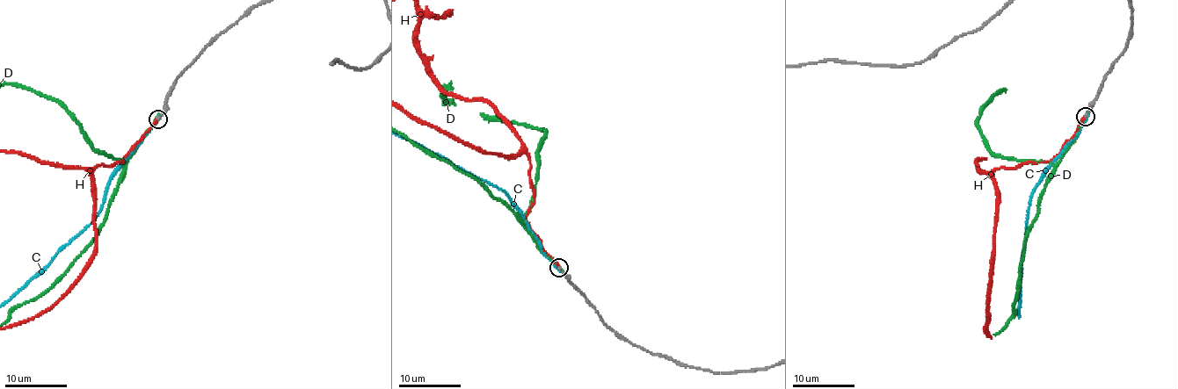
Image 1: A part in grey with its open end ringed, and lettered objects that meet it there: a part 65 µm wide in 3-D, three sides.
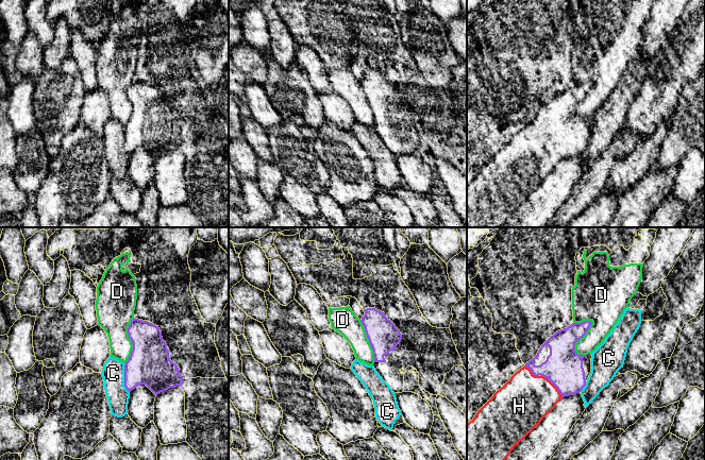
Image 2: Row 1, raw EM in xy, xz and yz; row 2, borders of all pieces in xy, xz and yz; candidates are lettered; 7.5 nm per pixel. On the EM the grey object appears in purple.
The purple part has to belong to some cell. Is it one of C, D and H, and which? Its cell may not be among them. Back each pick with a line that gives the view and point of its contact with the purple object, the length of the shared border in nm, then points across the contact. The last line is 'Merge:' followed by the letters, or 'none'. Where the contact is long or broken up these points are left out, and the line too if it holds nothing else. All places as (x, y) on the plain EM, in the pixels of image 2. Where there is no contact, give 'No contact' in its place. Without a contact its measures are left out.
H: Touches purple at yz (553, 146). Shared border 240 nm
Merge: H

